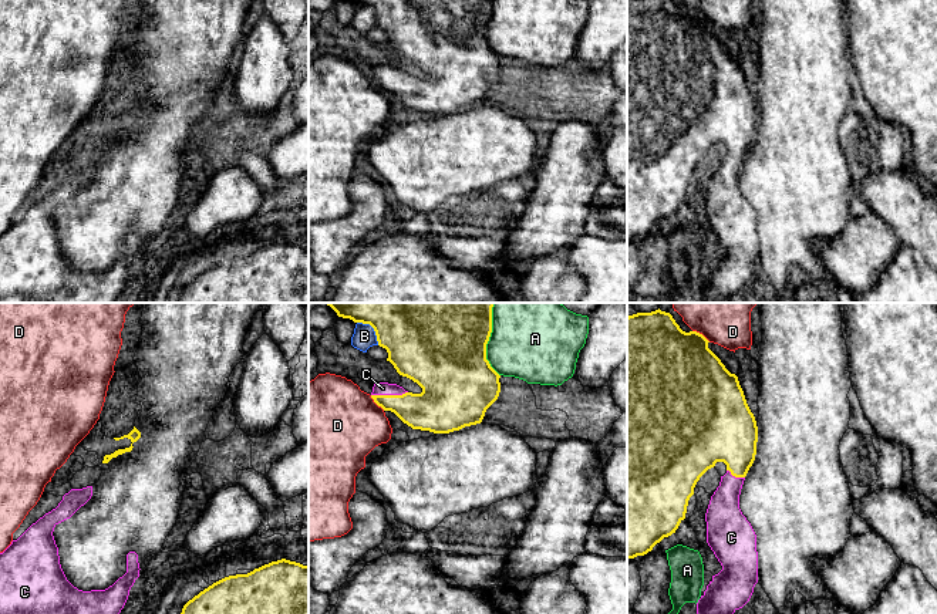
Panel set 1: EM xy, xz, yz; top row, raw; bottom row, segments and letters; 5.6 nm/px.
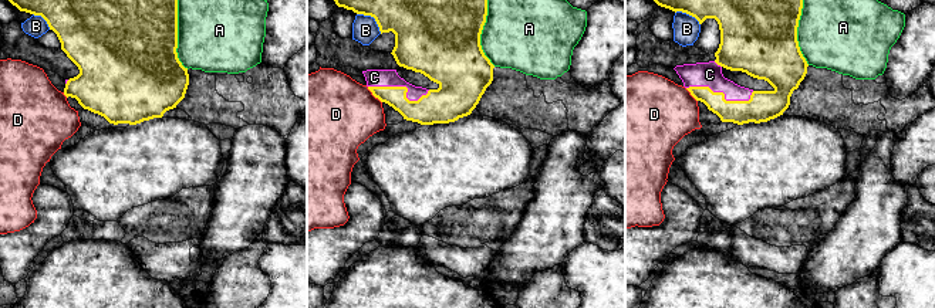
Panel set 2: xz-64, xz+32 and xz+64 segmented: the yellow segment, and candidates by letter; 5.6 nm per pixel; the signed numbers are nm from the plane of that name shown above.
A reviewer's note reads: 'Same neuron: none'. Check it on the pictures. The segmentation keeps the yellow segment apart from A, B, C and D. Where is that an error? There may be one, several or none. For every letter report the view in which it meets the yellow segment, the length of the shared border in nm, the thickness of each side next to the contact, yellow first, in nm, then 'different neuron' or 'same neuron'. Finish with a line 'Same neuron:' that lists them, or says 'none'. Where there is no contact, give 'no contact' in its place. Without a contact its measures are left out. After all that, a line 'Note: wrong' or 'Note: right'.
A: xz | 420 nm | 500/480 nm | different neuron
B: xz | 180 nm | 500/130 nm | different neuron
C: xz | 200 nm | 220/80 nm | same neuron
D: yz | 120 nm | 440/400 nm | different neuron
Same neuron: C
Note: wrong

